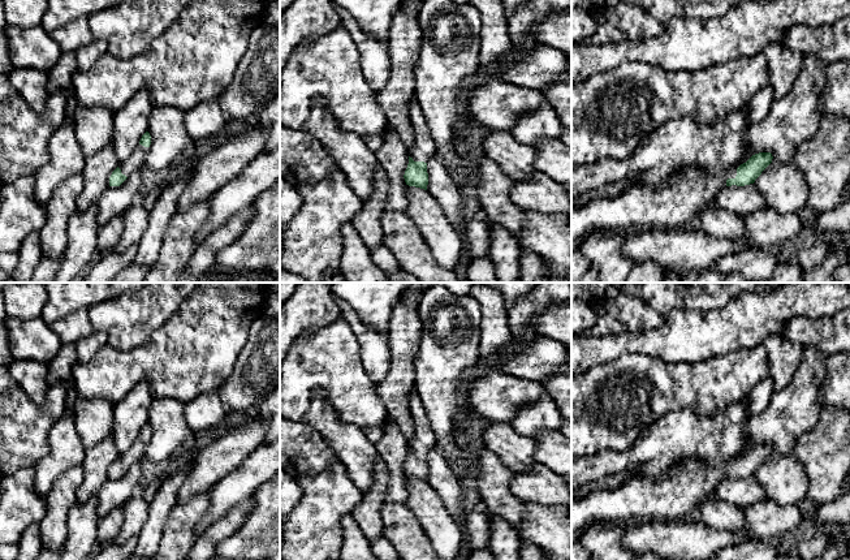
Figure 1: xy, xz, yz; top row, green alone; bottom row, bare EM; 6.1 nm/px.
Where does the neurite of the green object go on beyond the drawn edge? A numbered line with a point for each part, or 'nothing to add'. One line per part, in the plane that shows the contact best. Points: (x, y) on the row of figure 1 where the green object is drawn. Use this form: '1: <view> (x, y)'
1: yz (690, 190)

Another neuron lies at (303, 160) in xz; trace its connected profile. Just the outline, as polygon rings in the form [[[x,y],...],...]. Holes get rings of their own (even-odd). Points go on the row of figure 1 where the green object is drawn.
[[[280,124],[280,178],[293,186],[325,180],[340,171],[333,156],[303,129]]]

